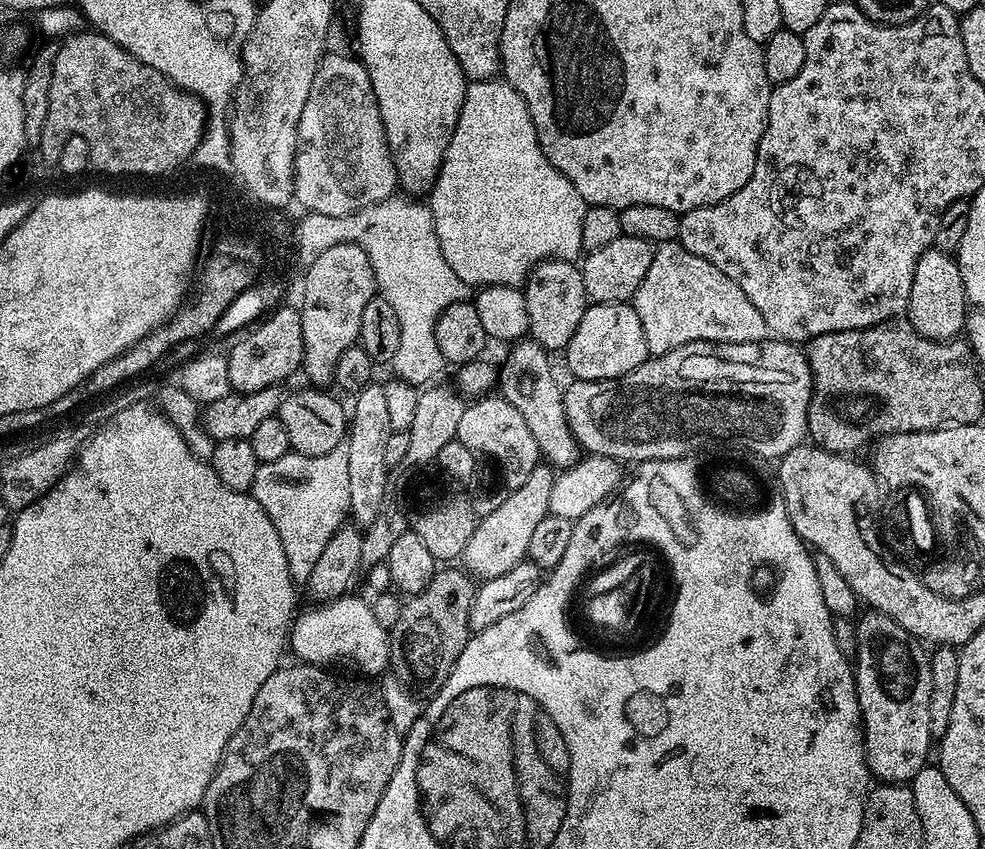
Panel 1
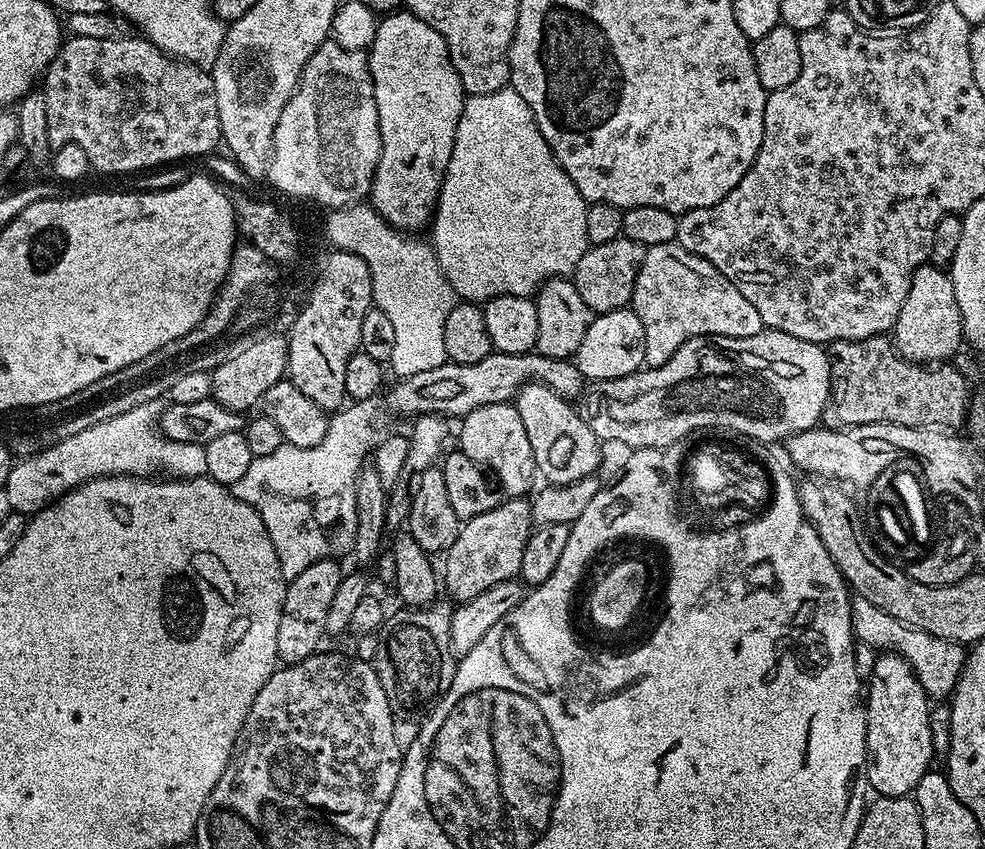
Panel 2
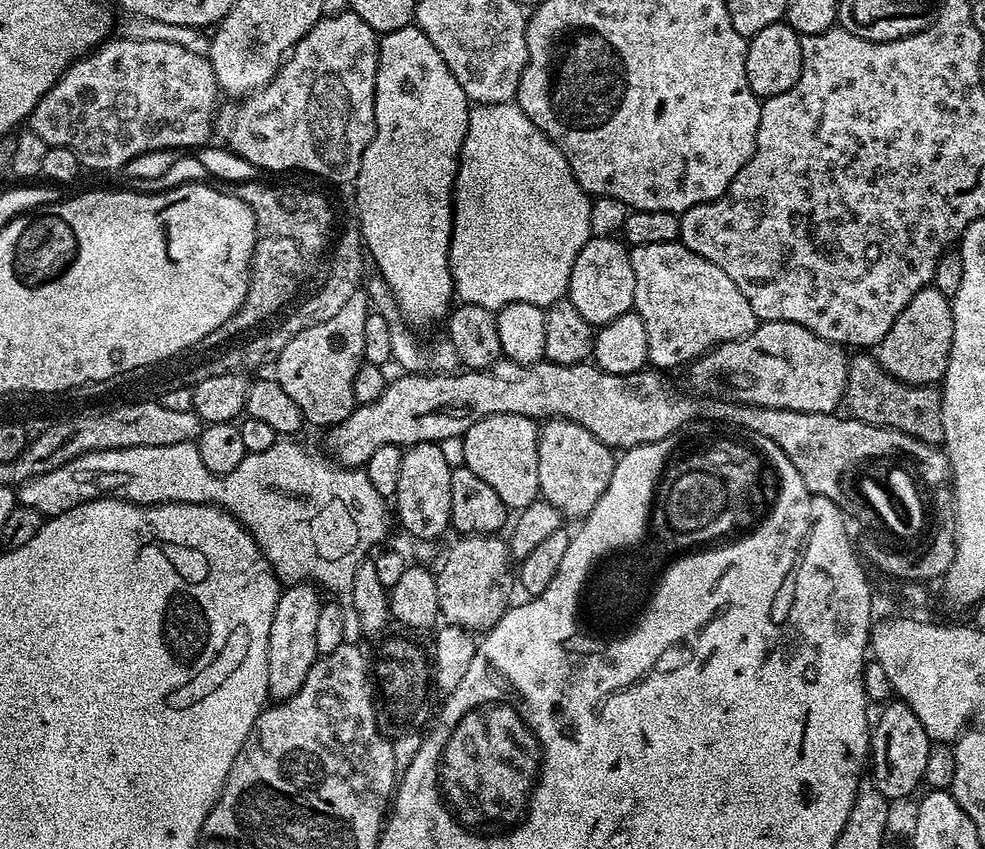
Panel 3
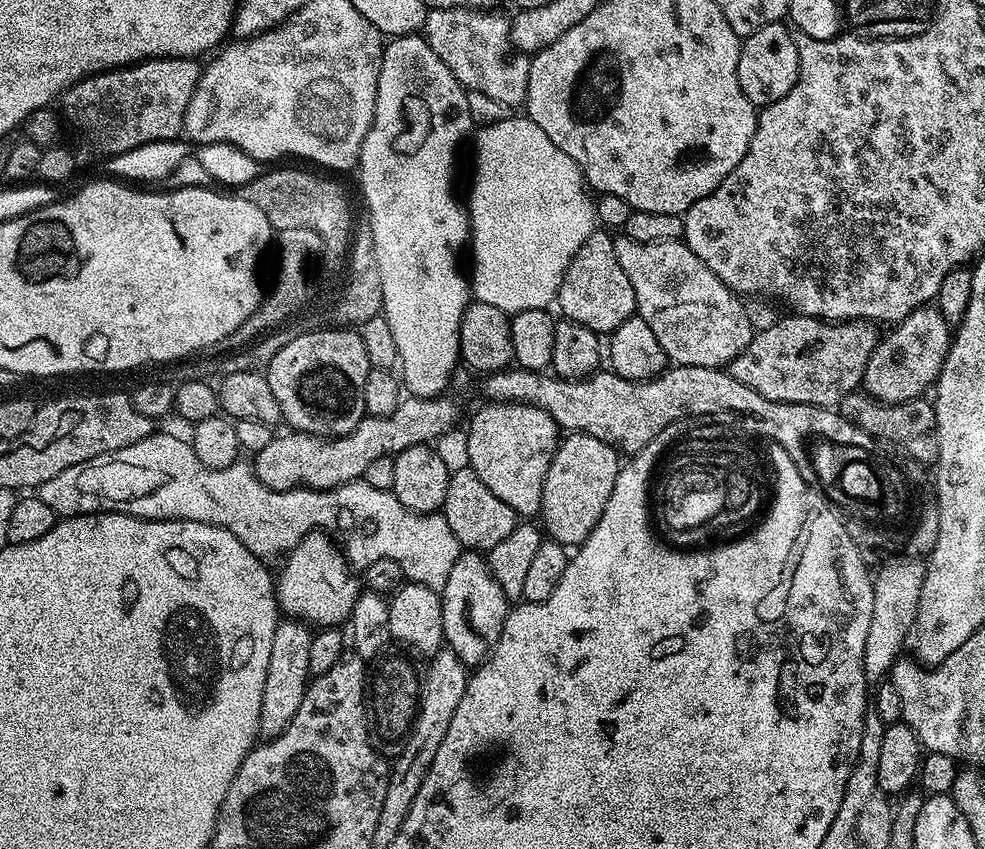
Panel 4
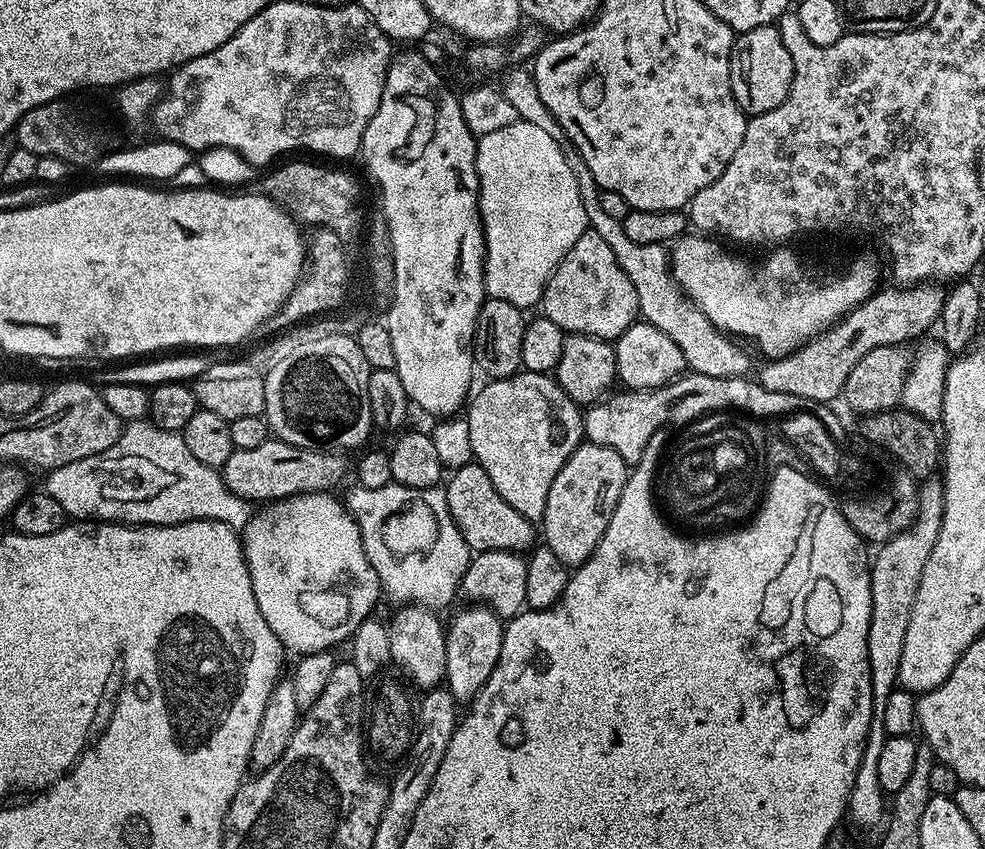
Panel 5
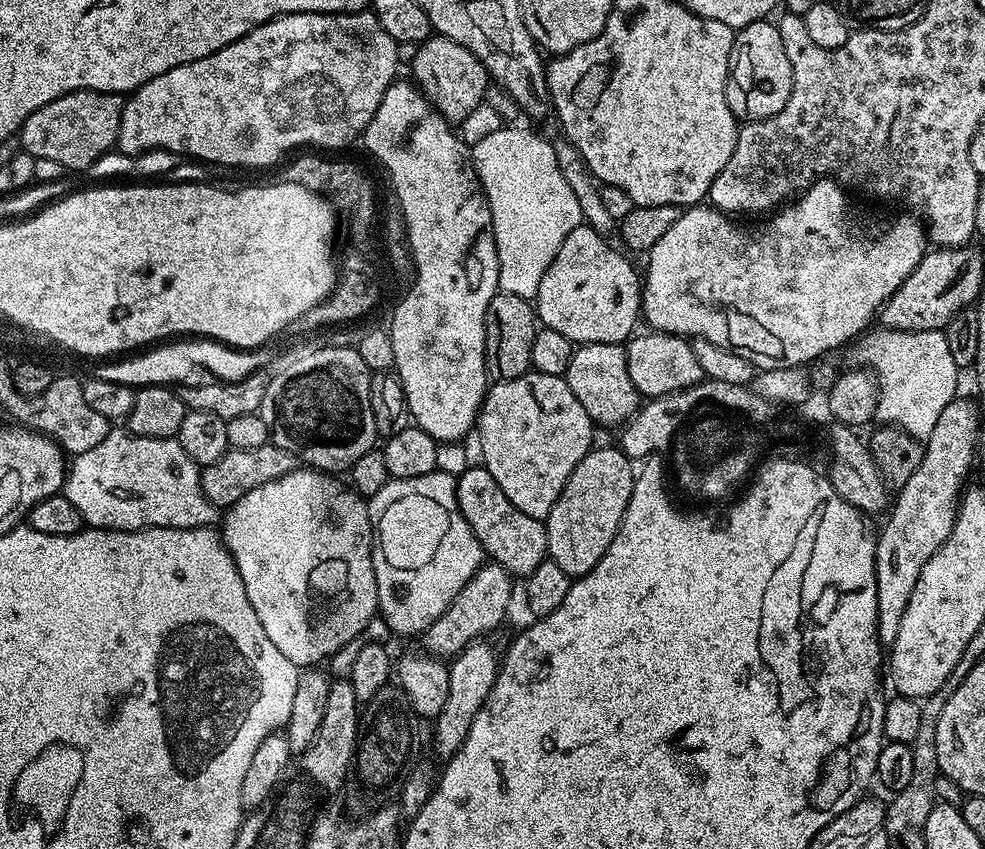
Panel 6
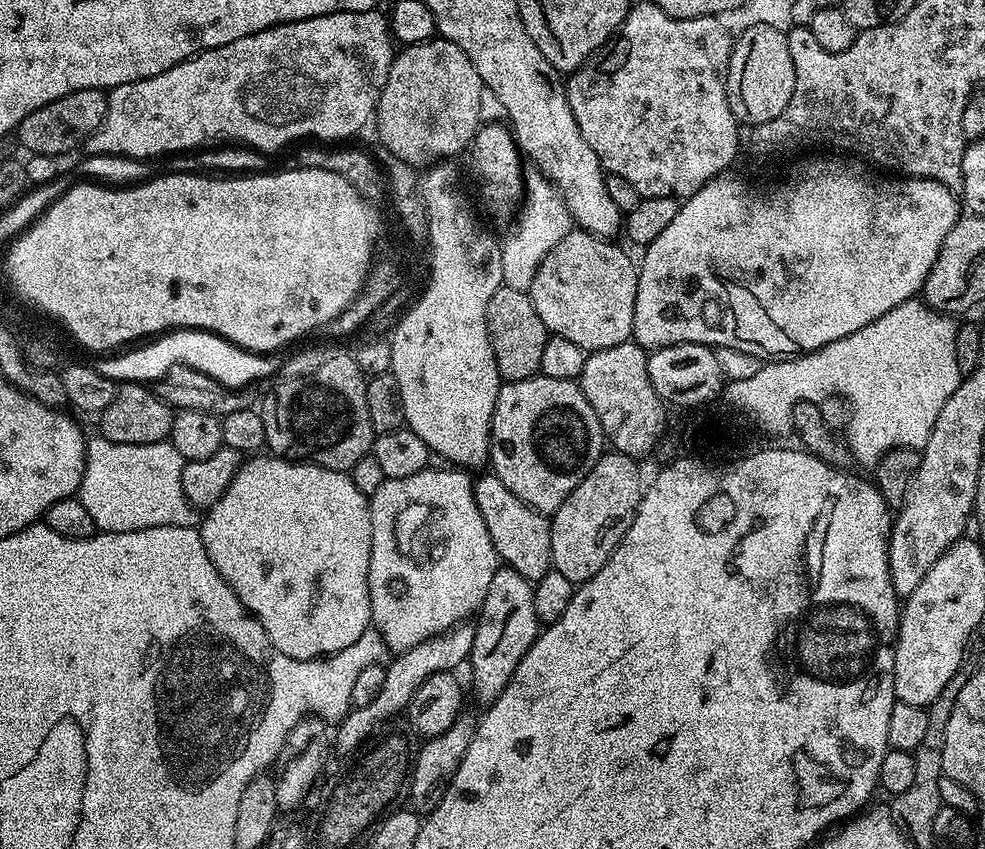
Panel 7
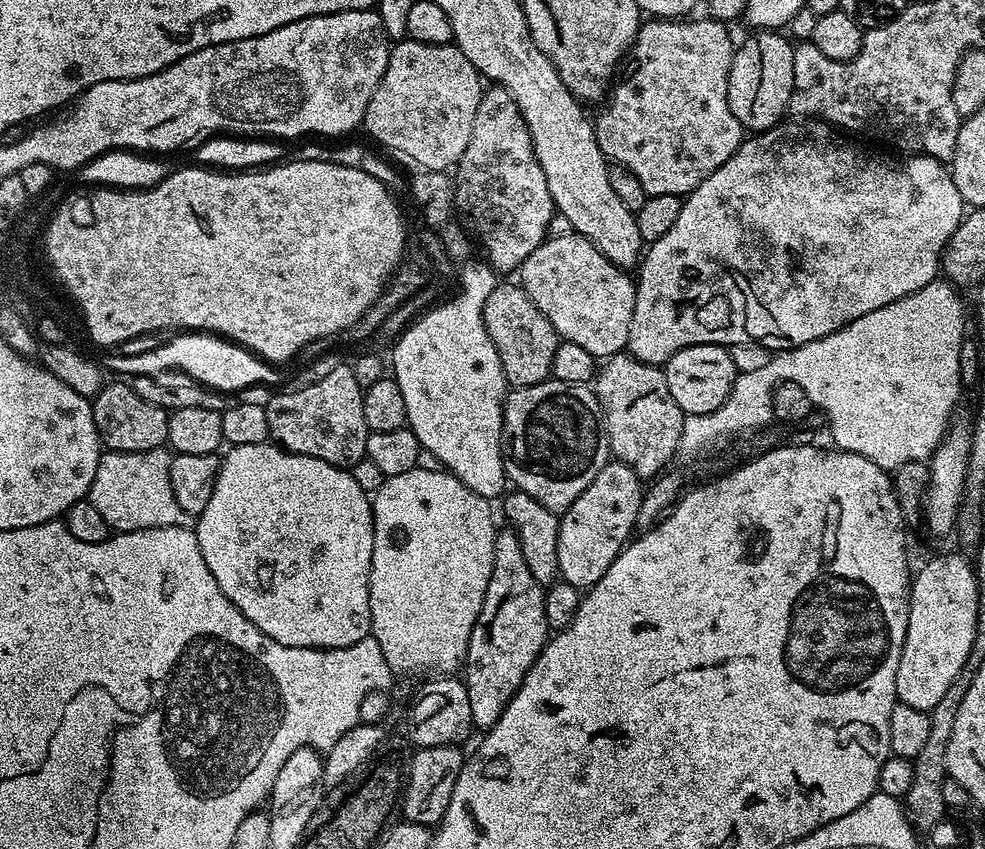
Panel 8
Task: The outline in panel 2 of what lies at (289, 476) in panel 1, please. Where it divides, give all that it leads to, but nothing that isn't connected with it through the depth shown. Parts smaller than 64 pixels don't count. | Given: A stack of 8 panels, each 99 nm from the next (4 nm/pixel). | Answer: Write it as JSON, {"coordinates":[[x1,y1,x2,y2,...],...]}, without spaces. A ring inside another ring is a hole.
{"coordinates":[[375,399,358,400,333,411,328,417,326,438,322,438,322,442,309,448,286,442,278,446,274,454,254,456,245,476,231,484,231,495,260,517,261,529,268,535,268,540,274,542,276,566,284,575,285,581,298,578,298,574,302,574,306,566,314,566,314,562,341,558,344,555,347,557,351,553,358,518,356,486,370,452,368,440,377,439,374,416,376,403]]}

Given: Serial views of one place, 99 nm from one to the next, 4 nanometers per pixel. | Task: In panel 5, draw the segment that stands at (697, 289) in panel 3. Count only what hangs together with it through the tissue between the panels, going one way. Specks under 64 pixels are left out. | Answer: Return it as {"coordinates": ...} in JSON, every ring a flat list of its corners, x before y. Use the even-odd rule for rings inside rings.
{"coordinates":[[564,142,561,143,560,149,566,162,570,162,574,170,574,178,578,182,578,194,586,210,589,229,596,232,598,238,604,239,606,246,610,246,610,250,614,250,614,258,618,258,618,266,622,266,622,270,626,270,626,278,634,282,634,294,638,294,640,307,639,315,647,323,658,326,658,330,662,330,662,334,666,334,666,338,670,338,678,346,678,350,682,350,684,363,691,371,710,374,710,378,748,376,751,373,753,357,733,337,719,332,710,322,710,318,702,314,700,305,693,304,684,295,684,291,677,286,676,279,672,277,669,249,663,244,642,246,642,242,633,242,627,236,623,223,610,218,610,214,602,210,601,189,597,188,586,162,582,162,576,147]]}

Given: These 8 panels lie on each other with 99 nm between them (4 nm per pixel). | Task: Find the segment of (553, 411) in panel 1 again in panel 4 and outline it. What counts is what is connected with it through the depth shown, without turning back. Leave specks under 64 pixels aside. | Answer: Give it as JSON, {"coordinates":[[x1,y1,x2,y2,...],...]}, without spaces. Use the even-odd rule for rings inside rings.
{"coordinates":[[581,432,565,435,556,448,550,470,546,470,546,482,542,486,539,515,544,516,543,531,565,546,583,544,594,526,598,526,610,494,614,494,614,482,621,467,621,453,613,445]]}

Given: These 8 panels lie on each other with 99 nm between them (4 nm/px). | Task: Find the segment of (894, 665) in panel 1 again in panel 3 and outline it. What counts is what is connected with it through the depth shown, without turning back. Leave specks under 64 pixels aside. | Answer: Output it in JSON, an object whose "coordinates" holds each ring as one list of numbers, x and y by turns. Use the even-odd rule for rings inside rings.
{"coordinates":[[893,699,879,712,880,717,877,720,875,717,870,728,870,780,889,802,896,802,924,784,926,758,930,755,933,741,929,740,922,722,918,722,918,714,914,714,903,700]]}

